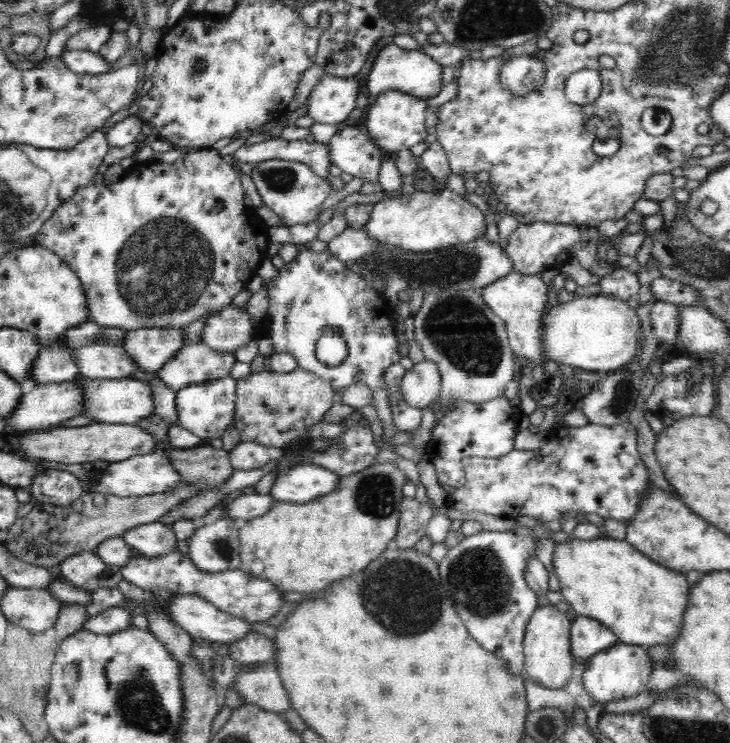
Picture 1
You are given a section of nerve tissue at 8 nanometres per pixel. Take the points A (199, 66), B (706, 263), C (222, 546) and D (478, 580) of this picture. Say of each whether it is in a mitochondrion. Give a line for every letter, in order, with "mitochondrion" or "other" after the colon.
A: mitochondrion
B: mitochondrion
C: mitochondrion
D: mitochondrion

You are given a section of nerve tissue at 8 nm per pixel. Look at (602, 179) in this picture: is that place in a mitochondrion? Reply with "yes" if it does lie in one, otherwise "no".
no

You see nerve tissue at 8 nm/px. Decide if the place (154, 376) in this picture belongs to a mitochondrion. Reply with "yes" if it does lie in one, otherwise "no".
no

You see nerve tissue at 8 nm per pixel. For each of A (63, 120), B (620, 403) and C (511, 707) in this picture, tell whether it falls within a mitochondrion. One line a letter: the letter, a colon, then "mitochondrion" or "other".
A: mitochondrion
B: mitochondrion
C: other

